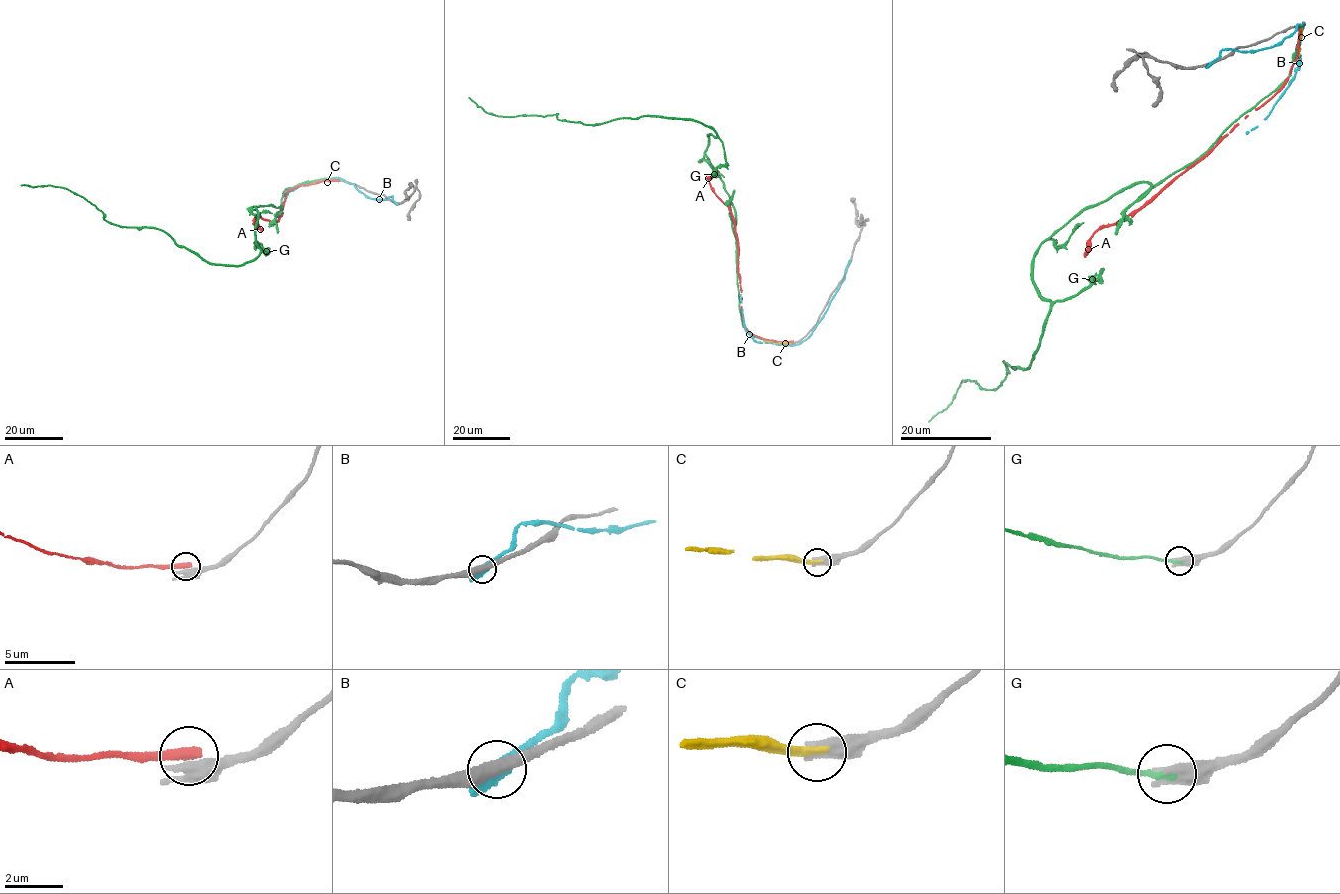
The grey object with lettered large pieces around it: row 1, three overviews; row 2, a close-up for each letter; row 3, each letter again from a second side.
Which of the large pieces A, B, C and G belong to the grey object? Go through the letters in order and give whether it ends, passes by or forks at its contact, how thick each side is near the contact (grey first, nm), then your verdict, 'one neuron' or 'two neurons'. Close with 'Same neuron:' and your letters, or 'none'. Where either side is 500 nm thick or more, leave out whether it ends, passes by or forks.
A: it ends there; 440 nm thick on the grey side, 480 nm on the other; two neurons
B: it passes by; 380 nm thick on the grey side, 400 nm on the other; two neurons
C: it ends there; 320 nm thick on the grey side, 320 nm on the other; two neurons
G: it ends there; 340 nm thick on the grey side, 360 nm on the other; one neuron
Same neuron: G

